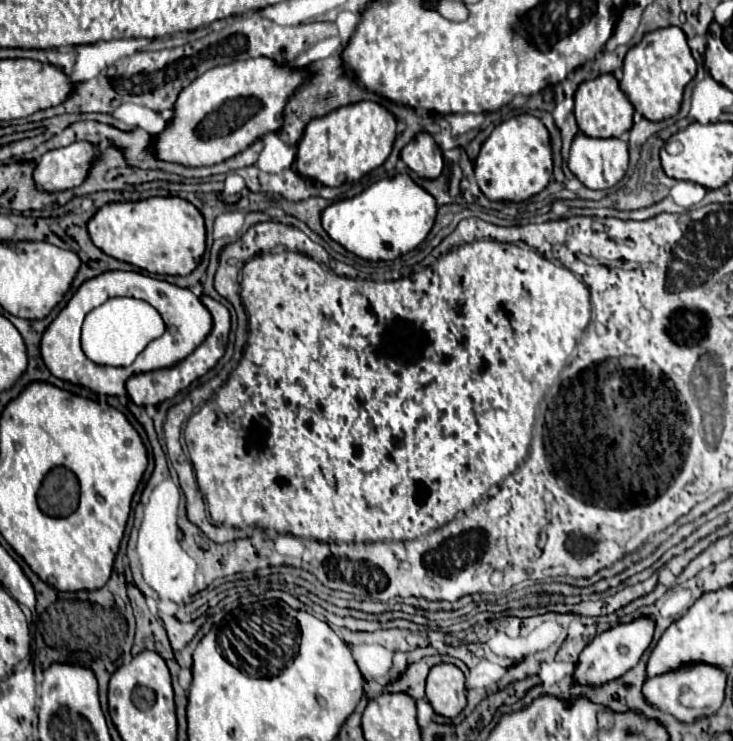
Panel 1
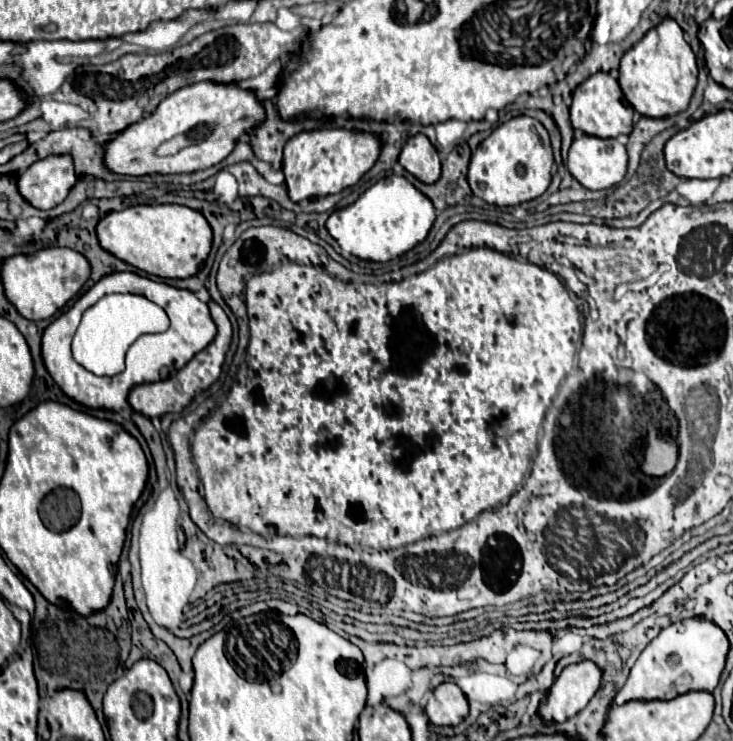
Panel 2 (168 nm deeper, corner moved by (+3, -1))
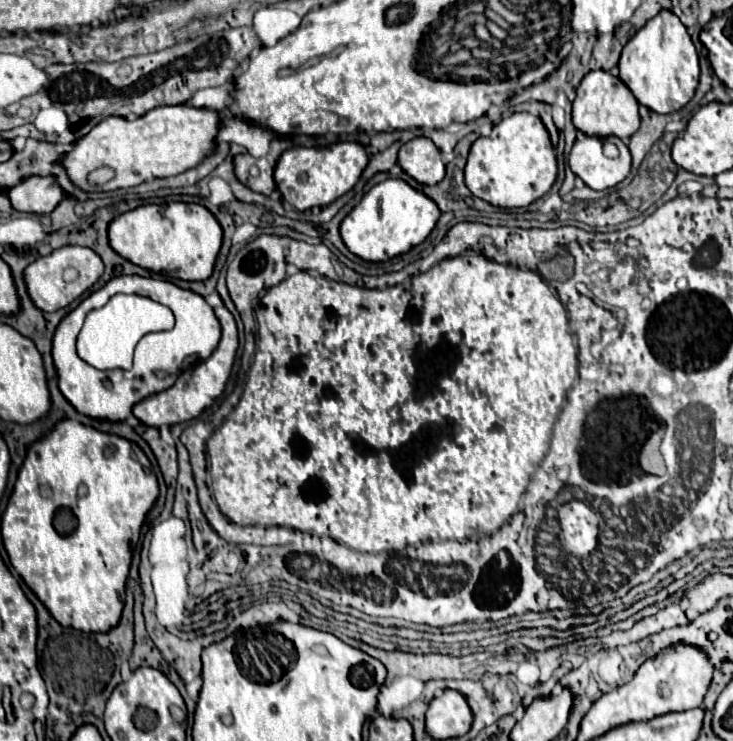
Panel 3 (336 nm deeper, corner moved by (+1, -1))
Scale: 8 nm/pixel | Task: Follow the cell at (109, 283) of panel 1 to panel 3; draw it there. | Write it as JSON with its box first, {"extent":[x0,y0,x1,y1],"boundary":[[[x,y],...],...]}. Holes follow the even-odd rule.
{"extent":[51,275,221,421],"boundary":[[[121,275],[121,277],[113,277],[101,289],[93,291],[71,313],[67,313],[65,319],[61,319],[61,327],[57,327],[57,335],[53,335],[51,353],[53,353],[53,363],[55,363],[55,369],[59,375],[59,389],[65,395],[65,399],[79,413],[93,417],[93,419],[125,421],[131,415],[131,409],[137,401],[141,401],[153,393],[159,393],[163,389],[169,389],[177,381],[181,371],[187,367],[187,363],[207,359],[213,353],[213,349],[217,347],[219,337],[221,337],[219,321],[217,321],[213,309],[207,305],[207,301],[201,295],[181,289],[169,281],[145,279],[139,275]],[[117,293],[135,293],[135,295],[149,297],[157,303],[163,303],[175,315],[175,329],[145,335],[135,347],[133,367],[129,371],[121,371],[121,369],[99,371],[77,357],[75,339],[81,331],[85,315],[93,309],[103,307],[109,301],[109,297],[113,297]]]}

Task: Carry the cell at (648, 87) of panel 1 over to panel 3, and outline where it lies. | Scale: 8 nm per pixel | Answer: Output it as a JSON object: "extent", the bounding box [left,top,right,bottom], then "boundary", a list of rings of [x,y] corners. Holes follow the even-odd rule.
{"extent":[619,9,699,113],"boundary":[[[663,9],[649,19],[647,25],[639,29],[623,47],[619,71],[619,79],[631,89],[641,105],[655,113],[675,113],[683,109],[695,95],[699,83],[699,57],[679,17]]]}

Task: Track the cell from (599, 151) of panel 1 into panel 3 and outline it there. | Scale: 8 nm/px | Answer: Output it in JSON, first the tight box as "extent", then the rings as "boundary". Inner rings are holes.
{"extent":[569,135,631,191],"boundary":[[[579,135],[569,153],[571,171],[595,191],[615,187],[629,175],[629,169],[631,169],[631,155],[627,145],[621,139],[611,137],[611,143],[619,147],[619,157],[615,159],[605,157],[603,143],[605,141],[601,137]]]}

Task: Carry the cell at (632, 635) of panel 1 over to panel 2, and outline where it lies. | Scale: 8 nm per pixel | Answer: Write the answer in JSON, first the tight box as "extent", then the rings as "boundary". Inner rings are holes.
{"extent":[537,661,599,723],"boundary":[[[591,661],[569,665],[555,679],[537,707],[543,723],[563,723],[577,715],[599,689],[599,667]]]}

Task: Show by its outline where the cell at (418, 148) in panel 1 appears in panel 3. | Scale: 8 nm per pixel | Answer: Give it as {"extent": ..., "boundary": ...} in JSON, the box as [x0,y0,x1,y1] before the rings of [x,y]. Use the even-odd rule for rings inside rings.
{"extent":[399,137,445,185],"boundary":[[[415,137],[399,149],[399,165],[417,183],[435,185],[445,177],[445,165],[435,143],[427,137]]]}

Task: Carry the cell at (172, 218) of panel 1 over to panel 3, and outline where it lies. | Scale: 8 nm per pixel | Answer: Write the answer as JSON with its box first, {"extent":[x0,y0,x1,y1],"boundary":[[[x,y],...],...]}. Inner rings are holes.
{"extent":[109,203,221,281],"boundary":[[[167,203],[163,209],[161,205],[141,205],[119,215],[109,225],[109,243],[123,259],[183,281],[203,281],[211,275],[221,239],[221,225],[197,203]]]}

